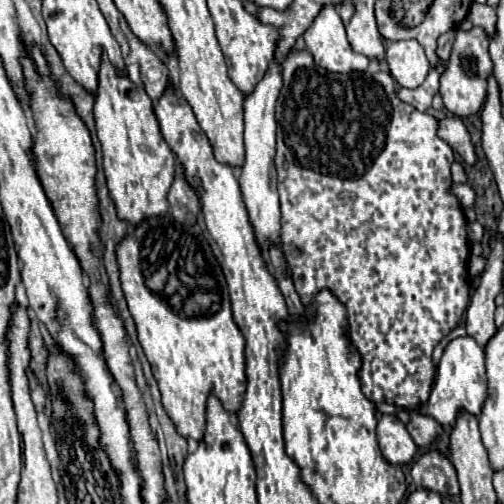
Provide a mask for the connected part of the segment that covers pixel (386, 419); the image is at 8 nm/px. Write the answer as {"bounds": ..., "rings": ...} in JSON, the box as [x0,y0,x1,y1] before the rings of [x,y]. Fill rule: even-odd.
{"bounds":[377,414,417,466],"rings":[[[393,414],[381,416],[377,424],[377,440],[379,440],[385,460],[391,464],[403,466],[415,458],[417,446],[411,440],[409,432],[405,430],[405,424]]]}

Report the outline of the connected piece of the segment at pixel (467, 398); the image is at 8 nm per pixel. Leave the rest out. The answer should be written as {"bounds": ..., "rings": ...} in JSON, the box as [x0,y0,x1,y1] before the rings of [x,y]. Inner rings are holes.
{"bounds":[421,336,487,428],"rings":[[[471,336],[449,342],[437,366],[437,380],[435,380],[433,392],[429,396],[429,402],[421,408],[421,412],[433,416],[443,426],[451,428],[455,426],[455,418],[459,418],[461,410],[467,410],[469,414],[479,416],[479,410],[483,408],[483,398],[487,398],[485,352],[477,346],[477,342]]]}

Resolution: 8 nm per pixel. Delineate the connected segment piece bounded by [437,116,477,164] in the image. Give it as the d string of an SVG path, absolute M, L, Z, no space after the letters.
M445 116L439 120L439 130L437 130L439 138L443 138L453 150L457 150L465 162L469 164L475 164L475 150L473 150L473 144L471 144L471 138L469 138L469 132L465 128L465 124L461 122L461 118L457 116Z

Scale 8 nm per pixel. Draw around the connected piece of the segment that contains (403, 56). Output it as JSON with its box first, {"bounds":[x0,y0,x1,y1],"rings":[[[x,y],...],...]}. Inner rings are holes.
{"bounds":[385,40,429,88],"rings":[[[417,40],[391,42],[385,52],[391,76],[403,88],[419,88],[429,72],[429,60]]]}

